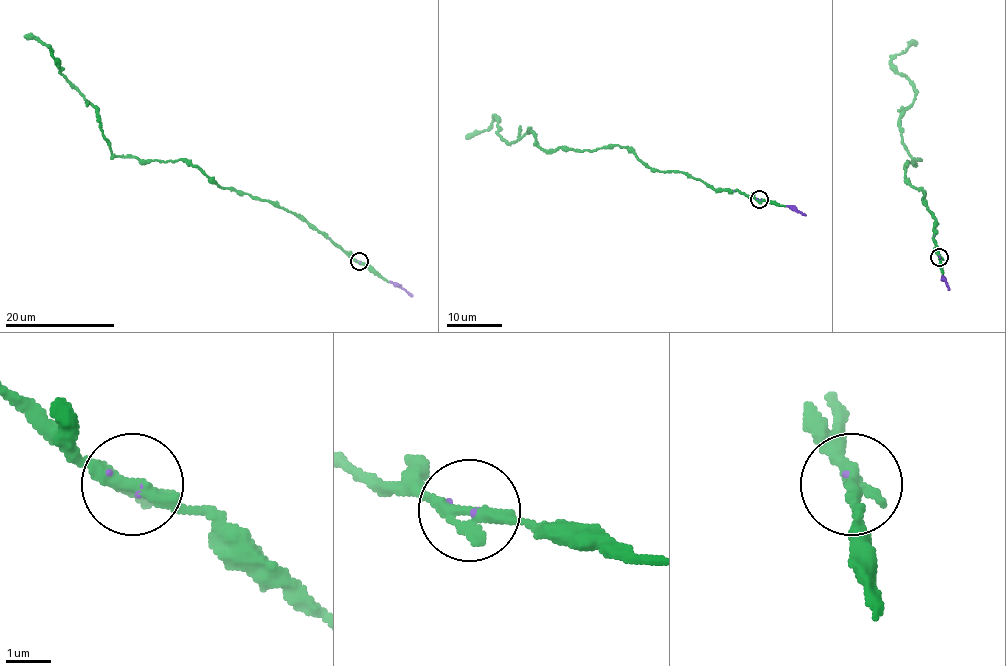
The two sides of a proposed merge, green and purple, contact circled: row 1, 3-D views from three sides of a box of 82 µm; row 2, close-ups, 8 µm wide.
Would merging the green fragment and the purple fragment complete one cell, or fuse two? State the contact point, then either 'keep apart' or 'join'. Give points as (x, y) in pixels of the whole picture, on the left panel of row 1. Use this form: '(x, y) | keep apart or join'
(359, 261) | join

